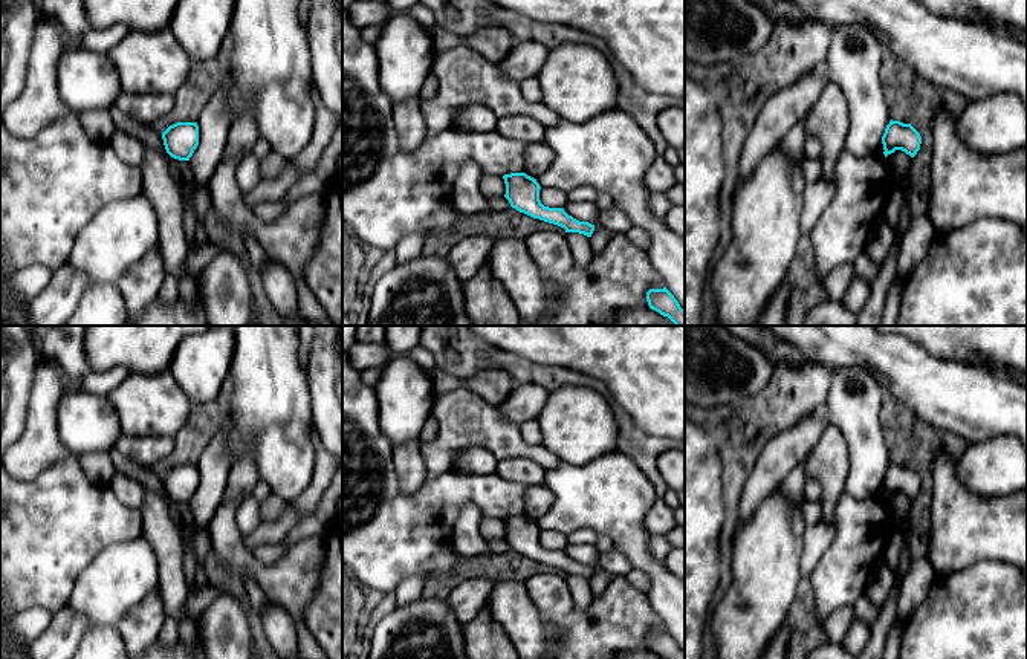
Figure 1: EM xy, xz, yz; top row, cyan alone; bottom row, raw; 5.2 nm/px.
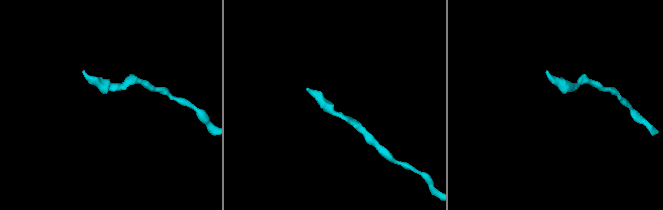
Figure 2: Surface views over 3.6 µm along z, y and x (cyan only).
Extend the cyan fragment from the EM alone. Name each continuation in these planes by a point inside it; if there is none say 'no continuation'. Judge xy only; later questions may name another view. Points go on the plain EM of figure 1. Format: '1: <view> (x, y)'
no continuation

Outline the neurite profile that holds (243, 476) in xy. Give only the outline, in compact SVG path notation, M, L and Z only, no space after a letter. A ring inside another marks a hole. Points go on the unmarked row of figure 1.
M240 457L229 469L223 497L246 500L258 482L255 462L251 457Z

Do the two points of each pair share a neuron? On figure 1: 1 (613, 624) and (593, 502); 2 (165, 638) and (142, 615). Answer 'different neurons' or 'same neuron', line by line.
1: different neurons
2: different neurons

